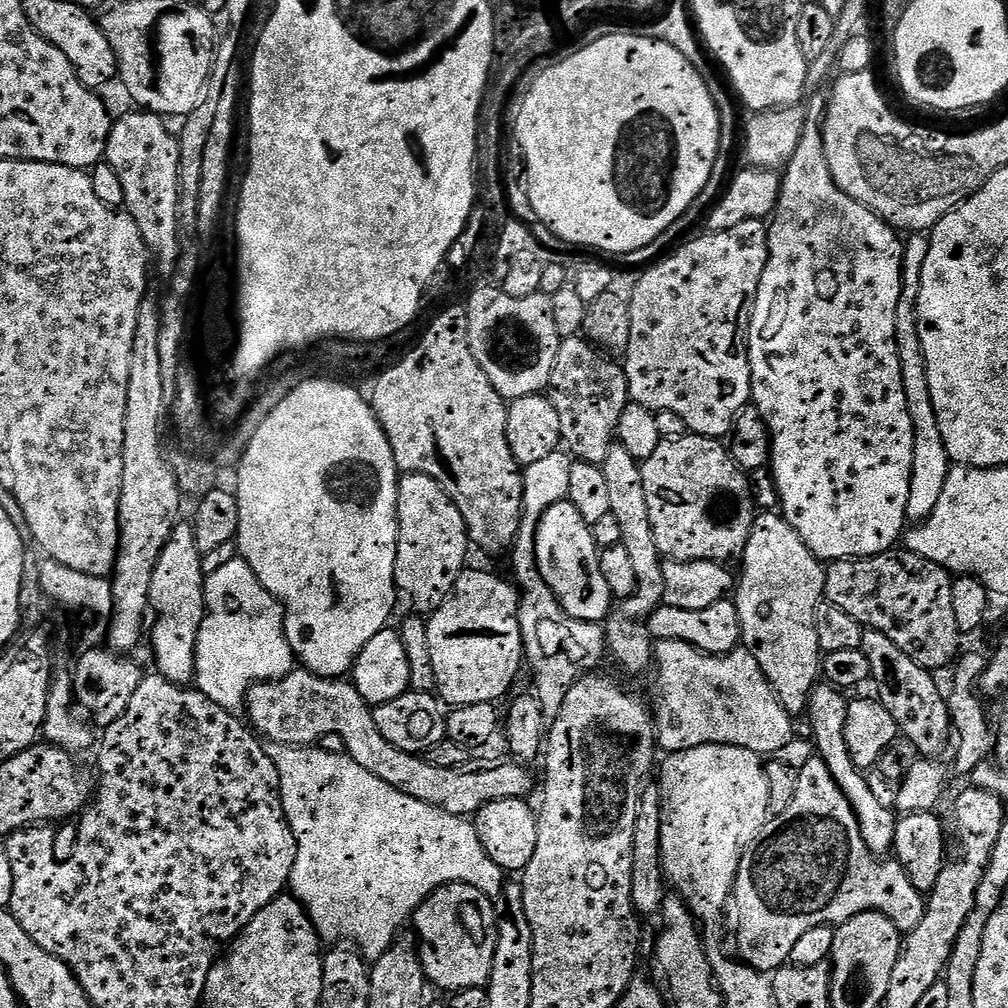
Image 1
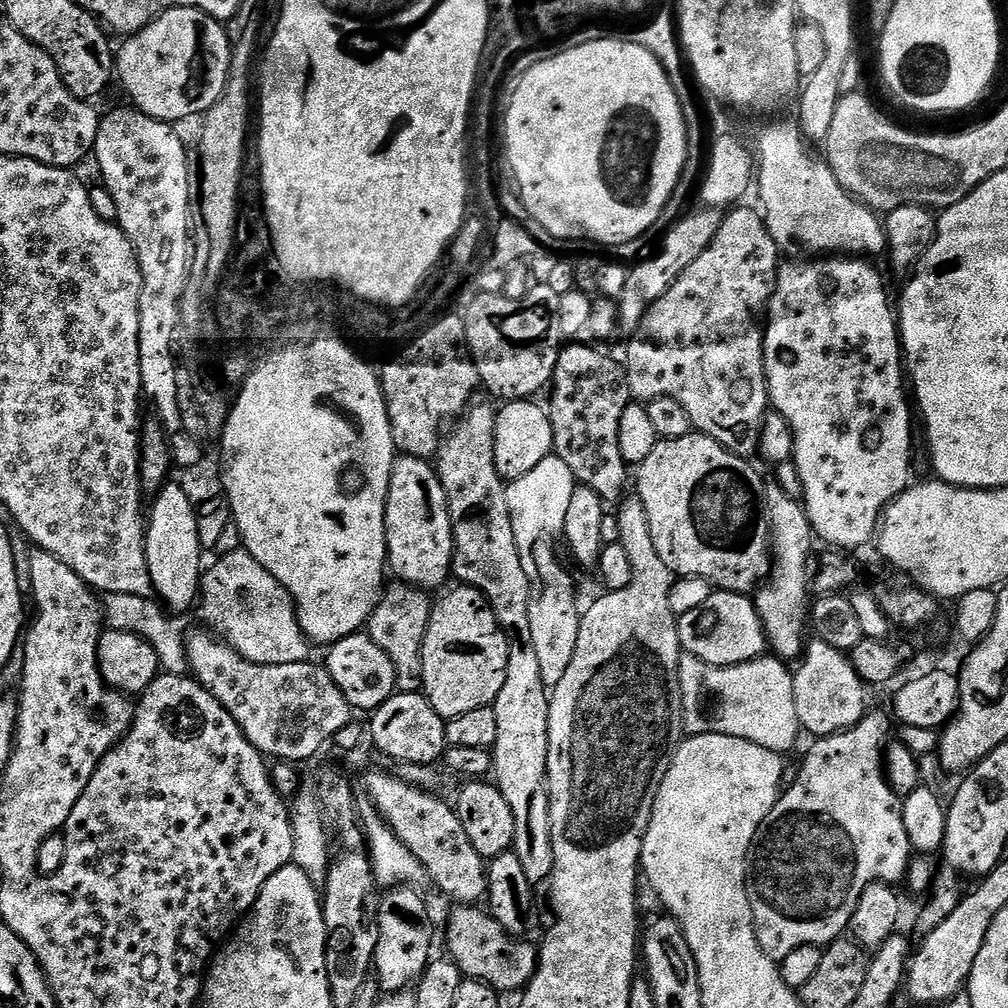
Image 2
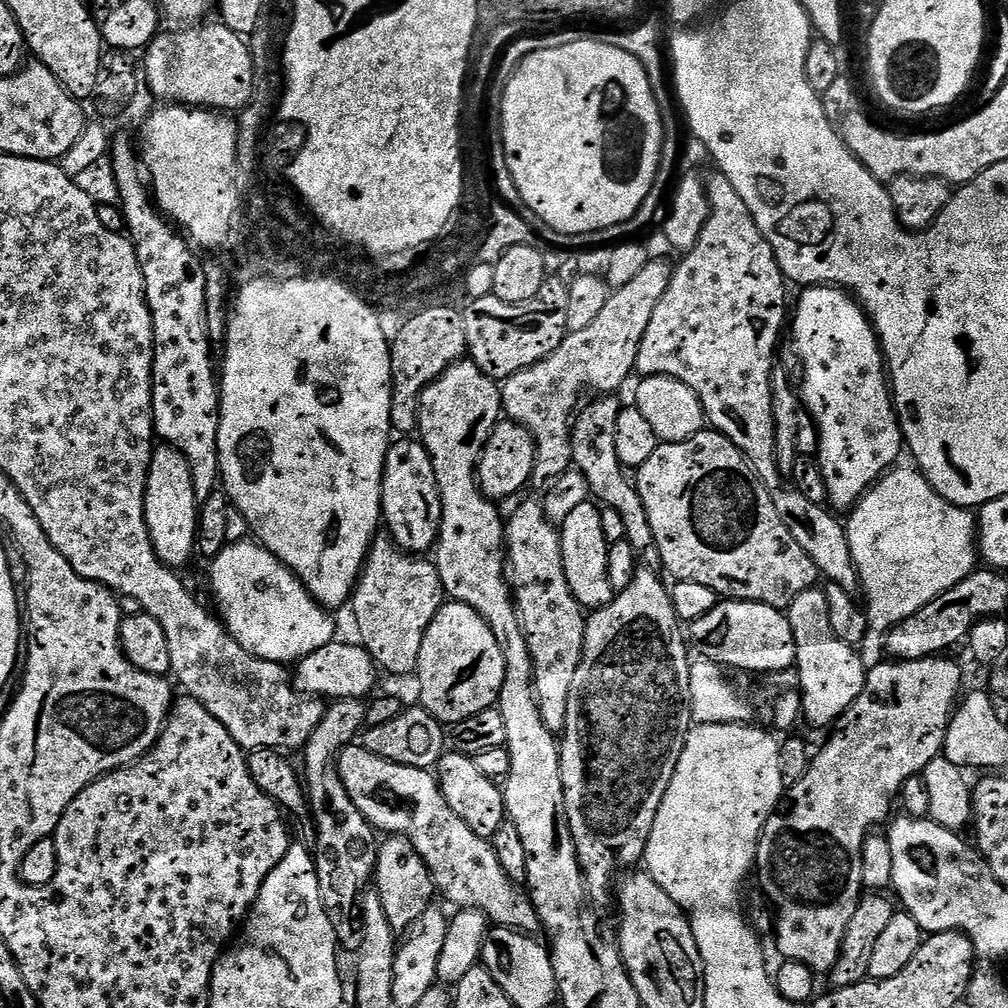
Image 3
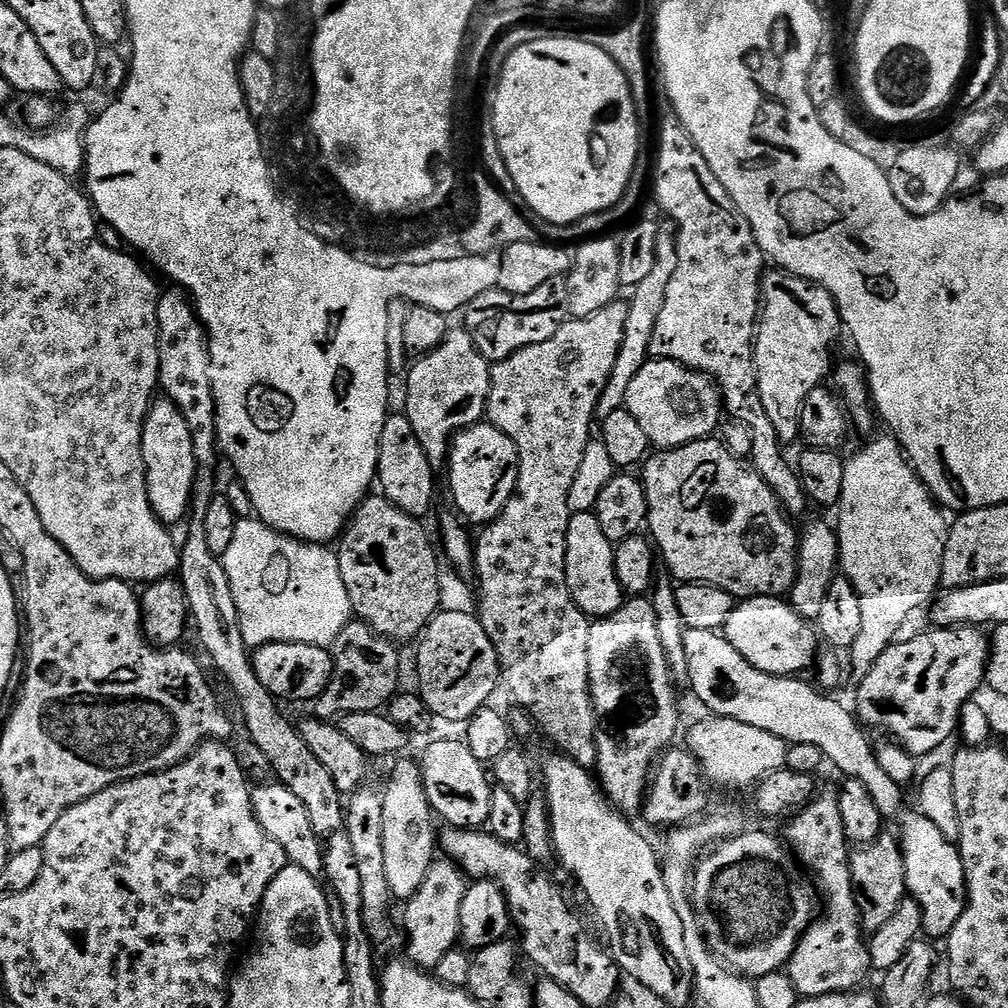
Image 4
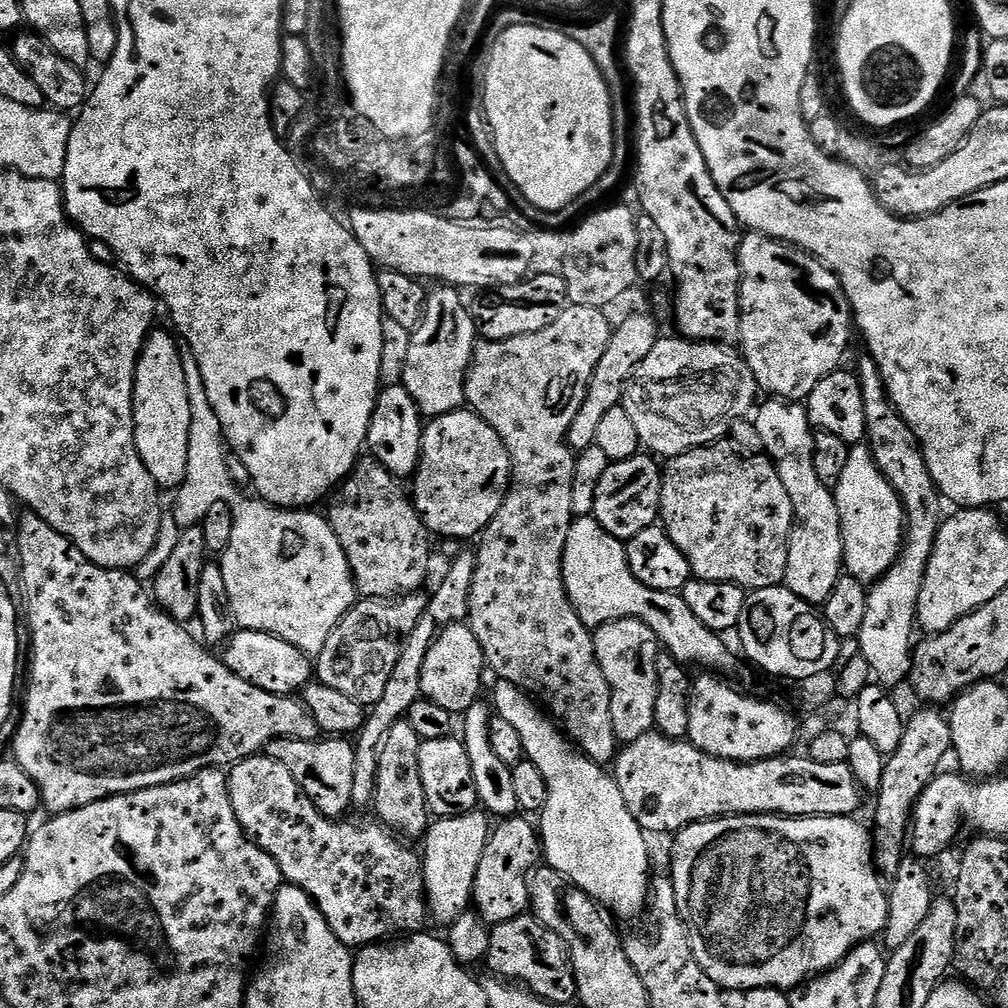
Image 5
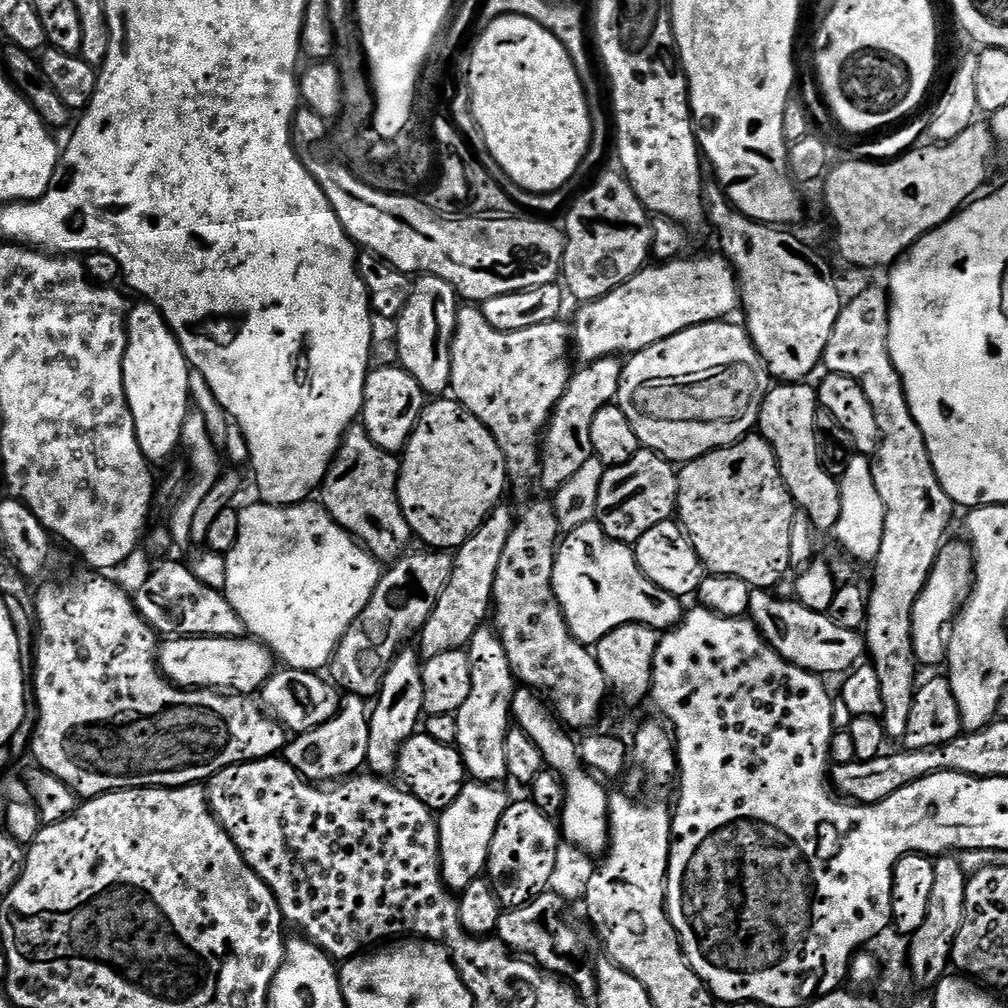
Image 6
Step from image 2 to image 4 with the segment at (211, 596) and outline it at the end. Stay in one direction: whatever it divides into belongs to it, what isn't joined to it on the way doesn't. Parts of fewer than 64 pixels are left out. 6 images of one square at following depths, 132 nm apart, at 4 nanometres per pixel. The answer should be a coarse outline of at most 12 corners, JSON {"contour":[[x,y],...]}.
{"contour":[[237,519],[245,645],[331,649],[353,619],[331,547]]}

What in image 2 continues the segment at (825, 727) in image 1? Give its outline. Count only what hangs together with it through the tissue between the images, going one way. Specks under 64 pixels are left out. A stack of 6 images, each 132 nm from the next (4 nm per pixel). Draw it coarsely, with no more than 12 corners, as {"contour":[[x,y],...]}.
{"contour":[[809,639],[794,707],[816,738],[866,714],[849,653]]}

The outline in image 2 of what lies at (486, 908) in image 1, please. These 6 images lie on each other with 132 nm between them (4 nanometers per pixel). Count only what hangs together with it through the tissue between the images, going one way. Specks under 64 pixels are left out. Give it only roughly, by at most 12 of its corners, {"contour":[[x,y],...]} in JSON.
{"contour":[[457,905],[449,955],[467,979],[523,989],[539,949]]}

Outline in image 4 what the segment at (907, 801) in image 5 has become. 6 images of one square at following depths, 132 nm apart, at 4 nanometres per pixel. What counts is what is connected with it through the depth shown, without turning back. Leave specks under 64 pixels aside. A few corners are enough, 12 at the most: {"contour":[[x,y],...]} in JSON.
{"contour":[[888,830],[850,856],[865,933],[906,898],[906,862]]}

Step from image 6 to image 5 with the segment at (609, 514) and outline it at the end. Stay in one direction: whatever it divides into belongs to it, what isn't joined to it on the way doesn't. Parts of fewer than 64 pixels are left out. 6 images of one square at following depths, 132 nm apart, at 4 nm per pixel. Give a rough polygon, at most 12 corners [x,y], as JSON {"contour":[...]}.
{"contour":[[651,455],[609,463],[592,516],[630,541],[660,520]]}

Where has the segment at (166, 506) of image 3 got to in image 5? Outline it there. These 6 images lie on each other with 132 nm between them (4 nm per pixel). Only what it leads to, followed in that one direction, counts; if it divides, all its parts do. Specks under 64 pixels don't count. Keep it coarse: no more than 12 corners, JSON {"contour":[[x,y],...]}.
{"contour":[[153,330],[134,378],[134,442],[150,478],[187,476],[181,345]]}

